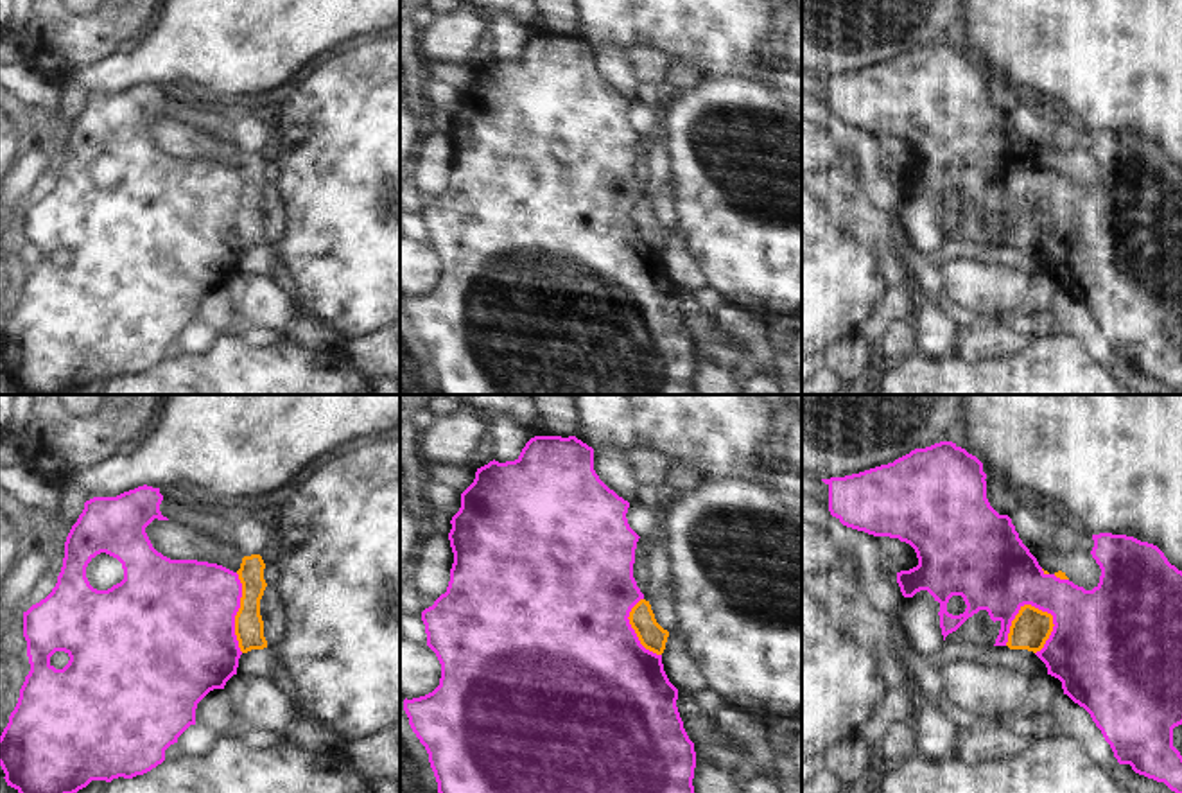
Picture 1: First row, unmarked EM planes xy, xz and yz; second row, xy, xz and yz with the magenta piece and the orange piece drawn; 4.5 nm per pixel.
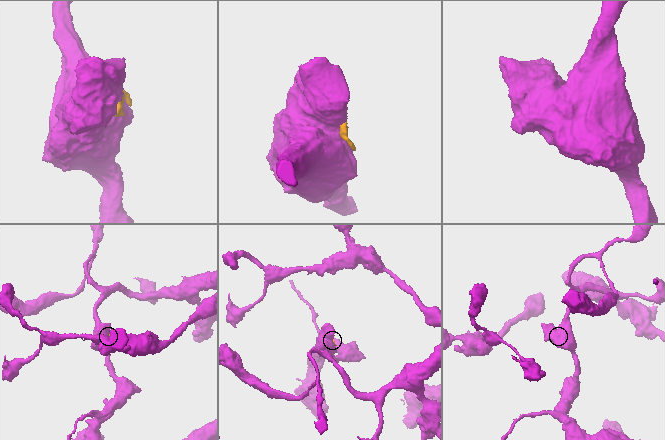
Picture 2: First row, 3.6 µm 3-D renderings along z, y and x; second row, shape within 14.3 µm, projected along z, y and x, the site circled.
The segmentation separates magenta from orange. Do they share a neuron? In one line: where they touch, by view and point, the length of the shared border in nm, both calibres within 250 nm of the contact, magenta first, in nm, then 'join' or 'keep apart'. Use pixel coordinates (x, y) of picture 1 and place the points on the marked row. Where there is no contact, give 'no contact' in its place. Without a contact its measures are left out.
meets magenta in yz at (1019, 609); contact 260 nm long; 380 nm thick on the magenta side, 170 nm on the other; keep apart

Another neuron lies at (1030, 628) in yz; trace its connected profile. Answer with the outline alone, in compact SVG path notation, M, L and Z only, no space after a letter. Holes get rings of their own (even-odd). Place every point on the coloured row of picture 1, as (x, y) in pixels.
M1024 605L1012 621L1006 646L1010 649L1021 649L1024 655L1035 655L1044 648L1053 626L1051 614Z

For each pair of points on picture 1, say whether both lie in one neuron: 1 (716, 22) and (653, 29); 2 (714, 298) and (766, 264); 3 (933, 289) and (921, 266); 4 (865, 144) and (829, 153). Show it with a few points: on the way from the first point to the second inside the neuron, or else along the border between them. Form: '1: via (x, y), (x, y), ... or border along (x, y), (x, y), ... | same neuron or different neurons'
1: via (700, 22), (669, 22) | same neuron
2: border along (705, 284), (725, 302) | different neurons
3: via (931, 284), (924, 271) | same neuron
4: border along (820, 126), (833, 135) | different neurons

